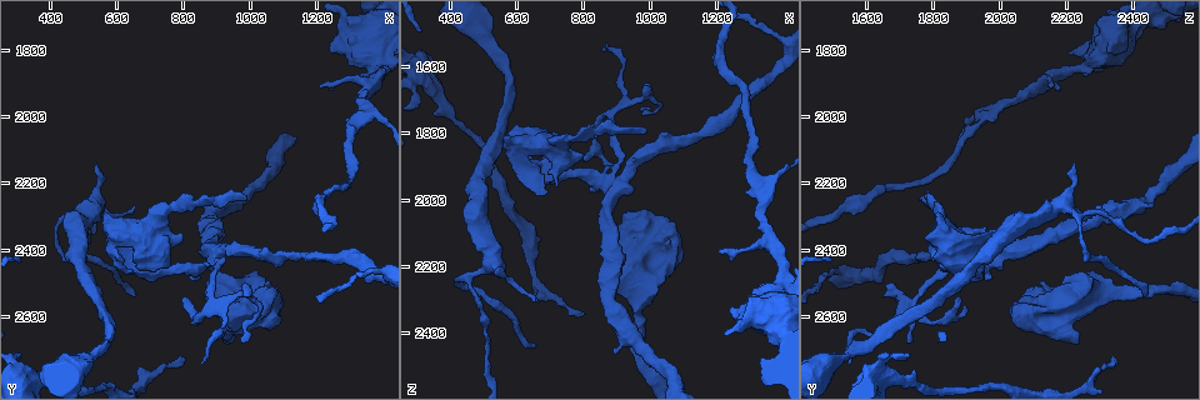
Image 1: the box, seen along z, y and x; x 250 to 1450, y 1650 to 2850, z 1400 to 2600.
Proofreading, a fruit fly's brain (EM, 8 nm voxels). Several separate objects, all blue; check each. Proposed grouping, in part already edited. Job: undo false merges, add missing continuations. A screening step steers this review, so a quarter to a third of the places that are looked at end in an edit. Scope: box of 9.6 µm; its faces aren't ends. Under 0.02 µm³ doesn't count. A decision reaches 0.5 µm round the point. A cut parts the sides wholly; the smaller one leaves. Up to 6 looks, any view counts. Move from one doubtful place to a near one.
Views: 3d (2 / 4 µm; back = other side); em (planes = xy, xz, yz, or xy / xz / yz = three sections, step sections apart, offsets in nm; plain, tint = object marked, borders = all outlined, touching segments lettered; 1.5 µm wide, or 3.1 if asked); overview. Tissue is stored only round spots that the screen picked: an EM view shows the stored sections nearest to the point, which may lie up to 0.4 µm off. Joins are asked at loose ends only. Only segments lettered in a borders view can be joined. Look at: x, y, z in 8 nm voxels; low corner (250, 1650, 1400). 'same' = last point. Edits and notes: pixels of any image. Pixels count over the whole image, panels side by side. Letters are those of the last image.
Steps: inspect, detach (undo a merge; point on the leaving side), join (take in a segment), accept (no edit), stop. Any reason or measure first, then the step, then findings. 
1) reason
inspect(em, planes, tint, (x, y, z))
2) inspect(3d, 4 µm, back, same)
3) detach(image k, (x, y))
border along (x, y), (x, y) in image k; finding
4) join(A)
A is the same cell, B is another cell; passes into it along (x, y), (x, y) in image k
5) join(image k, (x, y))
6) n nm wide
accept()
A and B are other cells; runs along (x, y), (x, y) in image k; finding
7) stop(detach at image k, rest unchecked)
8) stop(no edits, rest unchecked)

thick turns thin
inspect(em, planes, borders, (450, 2420, 2250))

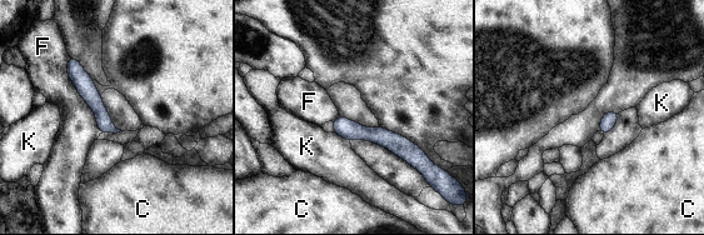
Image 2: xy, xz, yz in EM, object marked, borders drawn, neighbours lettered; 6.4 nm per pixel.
100 nm wide
accept()
C, F and K are other cells; continuous, no second neuron

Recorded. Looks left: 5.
an open end
inspect(em, planes, borders, (970, 2670, 1720))

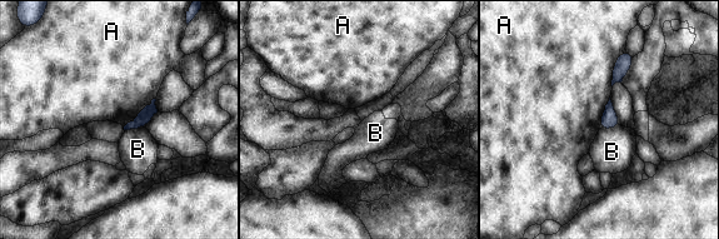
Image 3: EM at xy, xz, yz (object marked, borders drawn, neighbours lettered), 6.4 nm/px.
accept()
A and B are other cells; no lettered segment goes on from it

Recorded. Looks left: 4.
free end
inspect(em, planes, tint, (990, 2250, 1790))

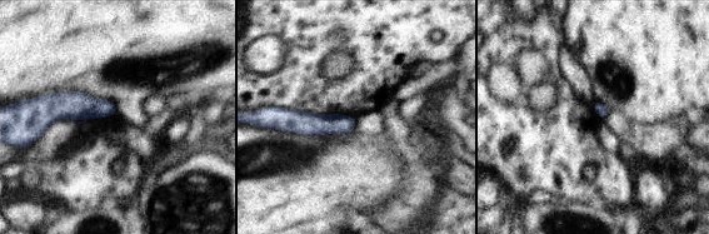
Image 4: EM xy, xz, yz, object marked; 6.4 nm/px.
what lies round it
inspect(em, planes, borders, same)

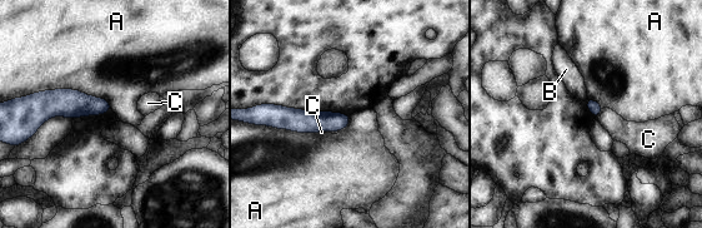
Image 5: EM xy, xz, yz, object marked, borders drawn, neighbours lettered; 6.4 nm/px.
accept()
A, B and C are other cells; no lettered segment goes on from it

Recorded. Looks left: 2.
stop(no edits, rest unchecked)

